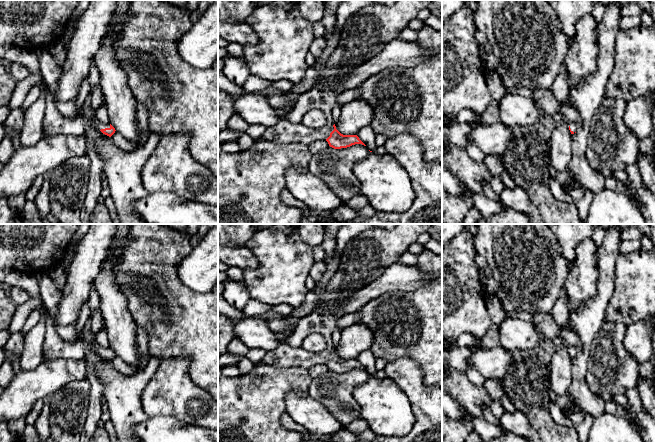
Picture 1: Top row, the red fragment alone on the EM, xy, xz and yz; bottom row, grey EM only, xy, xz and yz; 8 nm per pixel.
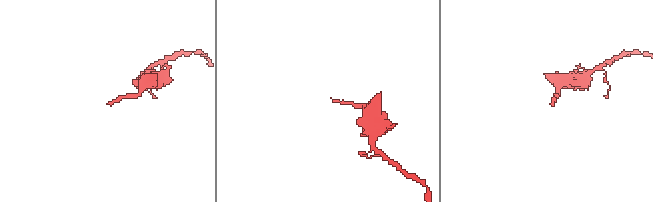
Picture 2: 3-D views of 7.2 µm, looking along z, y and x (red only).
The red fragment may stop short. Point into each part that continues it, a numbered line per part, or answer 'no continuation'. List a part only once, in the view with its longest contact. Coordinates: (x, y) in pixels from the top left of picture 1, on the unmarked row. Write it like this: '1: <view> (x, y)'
1: xz (284, 356)

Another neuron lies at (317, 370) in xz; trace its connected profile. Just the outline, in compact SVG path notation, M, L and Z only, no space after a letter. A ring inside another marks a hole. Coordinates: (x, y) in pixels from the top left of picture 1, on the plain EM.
M316 364L311 366L309 369L309 374L312 376L312 378L317 378L326 372L329 371L329 368L326 364Z

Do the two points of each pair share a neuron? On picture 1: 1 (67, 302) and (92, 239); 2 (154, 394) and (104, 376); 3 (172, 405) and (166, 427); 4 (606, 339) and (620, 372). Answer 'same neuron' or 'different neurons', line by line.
1: same neuron
2: different neurons
3: different neurons
4: same neuron

